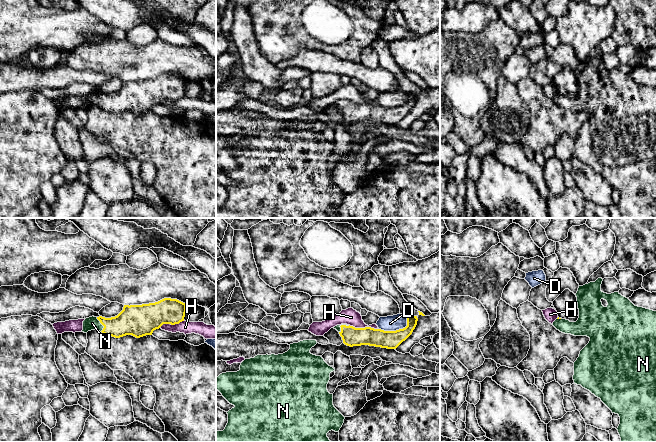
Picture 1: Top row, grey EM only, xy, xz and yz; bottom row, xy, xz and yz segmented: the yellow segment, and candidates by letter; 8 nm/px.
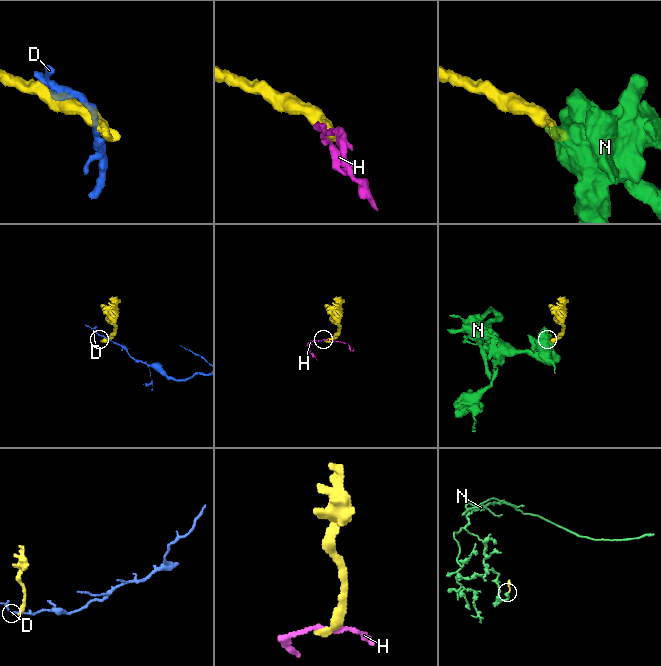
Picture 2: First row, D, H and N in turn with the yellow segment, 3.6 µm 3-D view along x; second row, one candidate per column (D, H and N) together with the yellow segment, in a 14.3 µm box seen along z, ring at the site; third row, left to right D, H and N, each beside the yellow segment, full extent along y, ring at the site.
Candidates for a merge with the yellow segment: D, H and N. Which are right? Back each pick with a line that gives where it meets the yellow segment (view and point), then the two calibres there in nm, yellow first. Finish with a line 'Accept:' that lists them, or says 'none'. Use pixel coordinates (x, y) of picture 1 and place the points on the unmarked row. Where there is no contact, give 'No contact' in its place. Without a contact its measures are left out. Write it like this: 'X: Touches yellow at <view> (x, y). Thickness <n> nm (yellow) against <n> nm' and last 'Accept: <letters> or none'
N: Touches yellow at xy (101, 99). Thickness 240 nm (yellow) against 110 nm
Accept: N

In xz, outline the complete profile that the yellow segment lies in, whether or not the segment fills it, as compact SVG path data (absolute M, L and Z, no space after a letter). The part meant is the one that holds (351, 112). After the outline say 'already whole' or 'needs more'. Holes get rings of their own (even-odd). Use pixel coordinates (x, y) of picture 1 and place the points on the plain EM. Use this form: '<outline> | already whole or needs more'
M417 92L407 93L407 102L396 107L384 107L371 103L355 104L347 100L333 103L347 122L369 121L387 125L396 125L413 108L417 101Z | needs more

